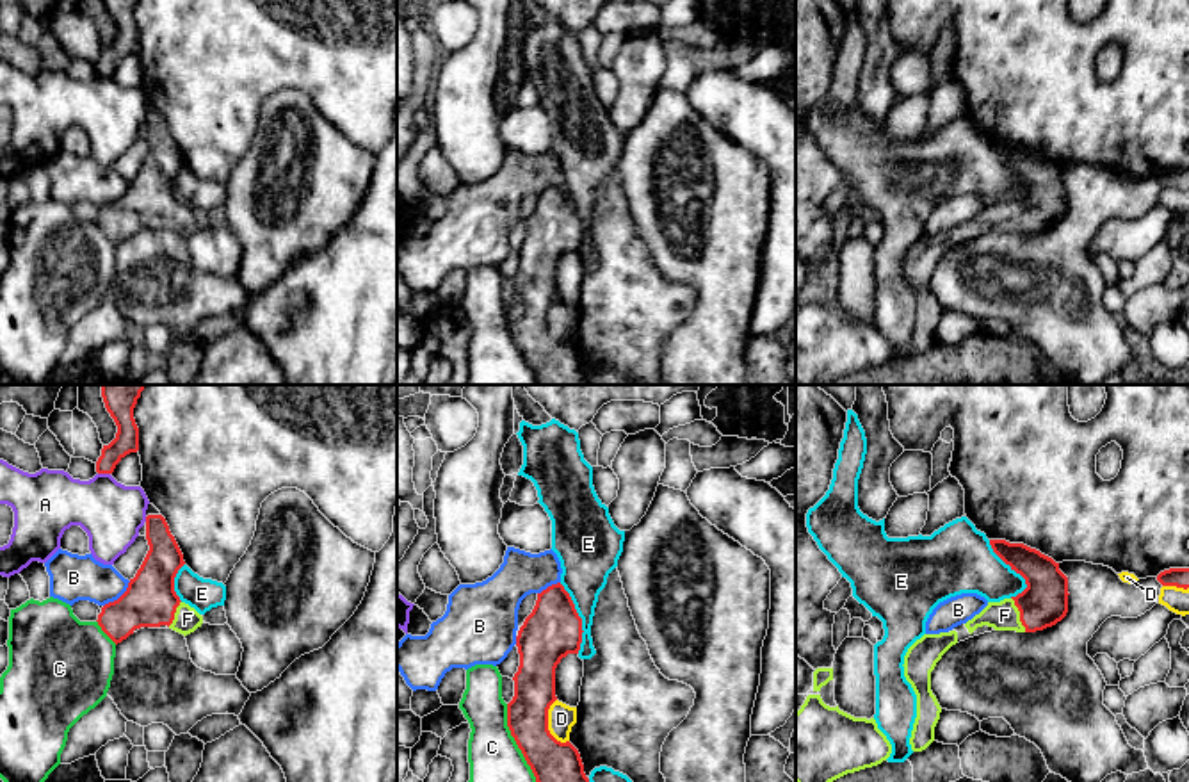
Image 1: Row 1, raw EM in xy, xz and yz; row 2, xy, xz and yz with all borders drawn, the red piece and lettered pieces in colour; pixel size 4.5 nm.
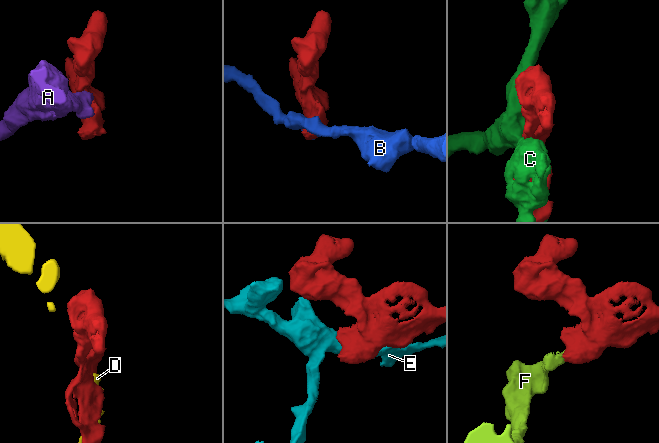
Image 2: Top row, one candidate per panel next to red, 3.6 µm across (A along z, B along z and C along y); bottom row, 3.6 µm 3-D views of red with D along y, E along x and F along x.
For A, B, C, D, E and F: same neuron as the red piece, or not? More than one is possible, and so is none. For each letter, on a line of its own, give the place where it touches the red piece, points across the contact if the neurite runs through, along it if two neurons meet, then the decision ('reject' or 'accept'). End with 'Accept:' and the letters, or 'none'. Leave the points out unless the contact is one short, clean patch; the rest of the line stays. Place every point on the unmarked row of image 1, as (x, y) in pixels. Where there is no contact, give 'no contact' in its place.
A: xy (104, 73) | along xy (98, 73), (109, 75) | reject
B: xy (120, 198) | reject
C: xz (517, 344) | reject
D: xz (547, 325) | reject
E: xz (581, 219) | reject
F: yz (1020, 216) | across yz (1043, 203), (1020, 216), (1004, 216) | accept
Accept: F

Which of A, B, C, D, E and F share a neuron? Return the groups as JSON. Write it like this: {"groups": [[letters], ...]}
{"groups": [["A"], ["B"], ["C"], ["D"], ["E"], ["F"]]}

